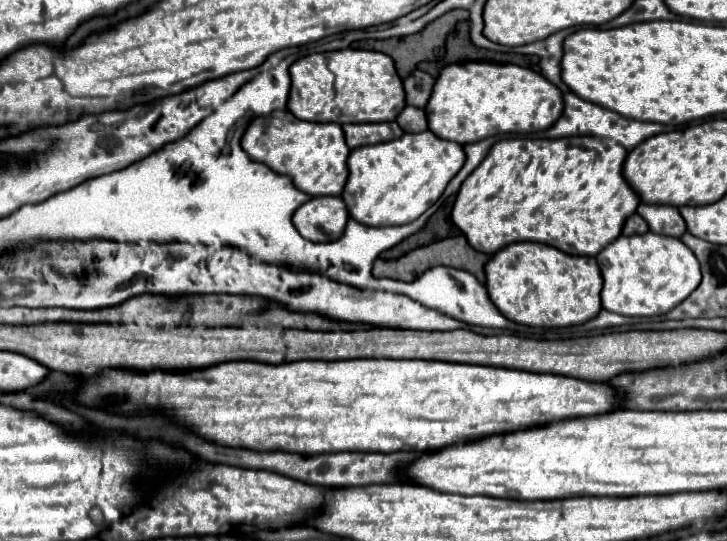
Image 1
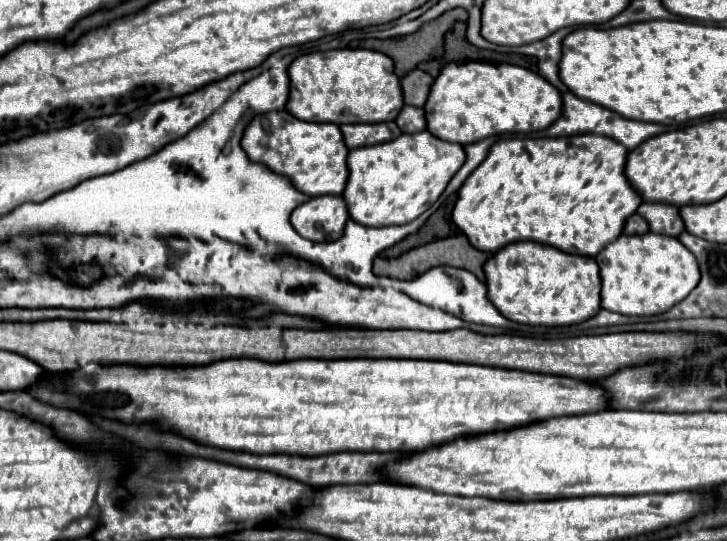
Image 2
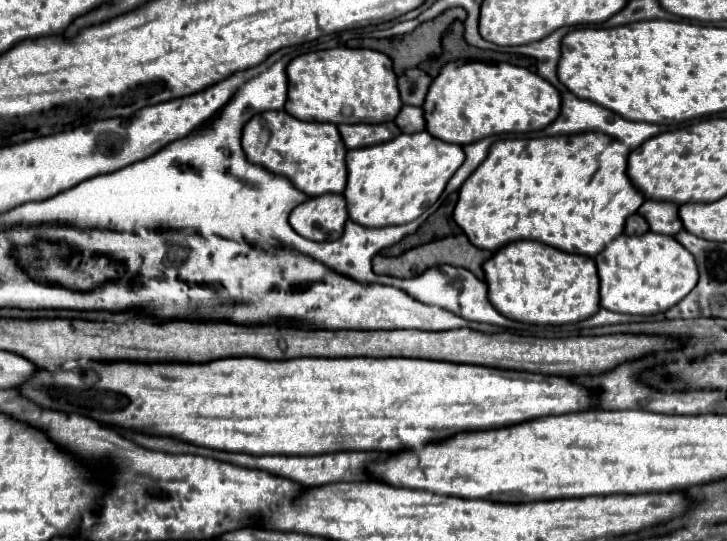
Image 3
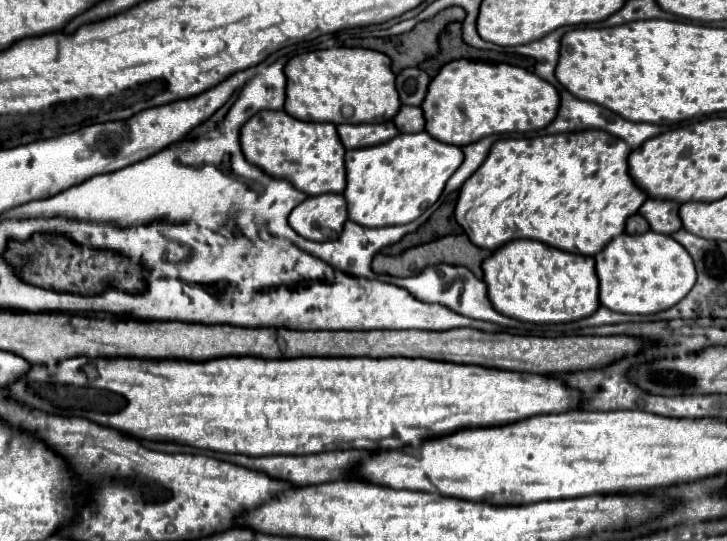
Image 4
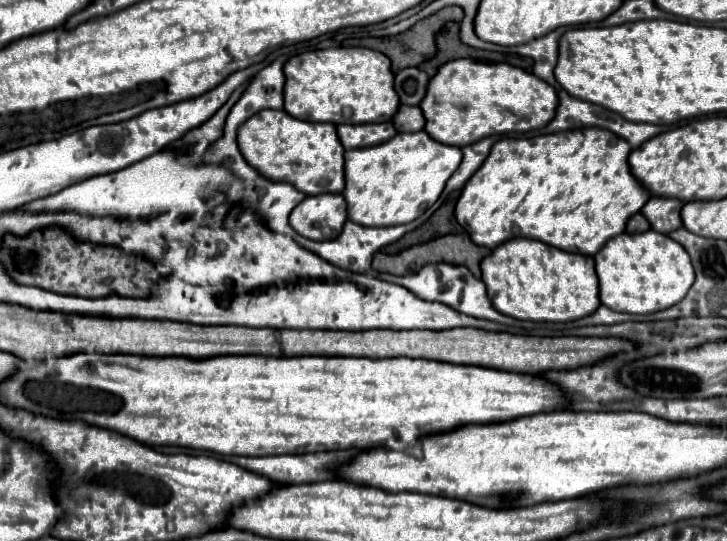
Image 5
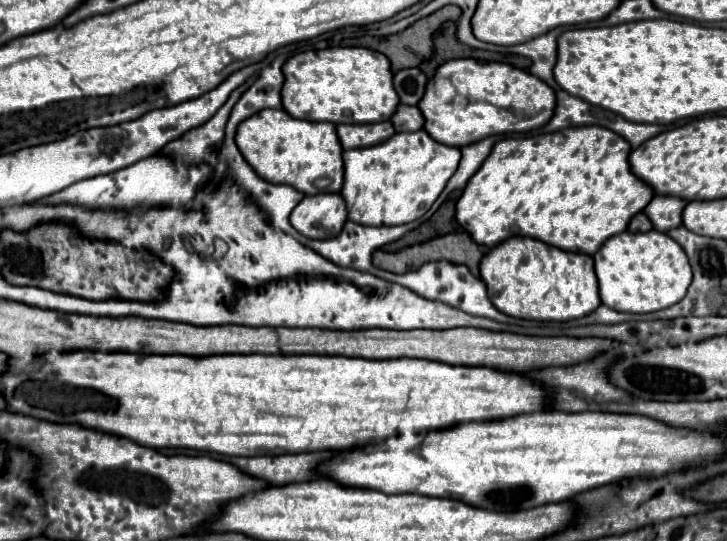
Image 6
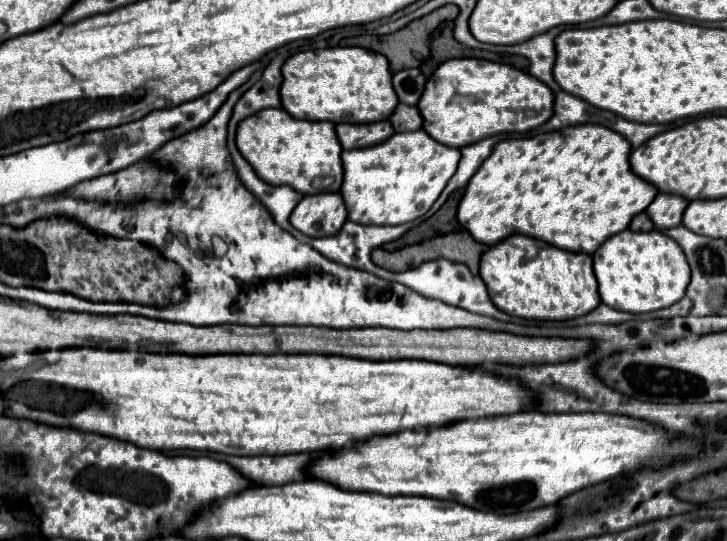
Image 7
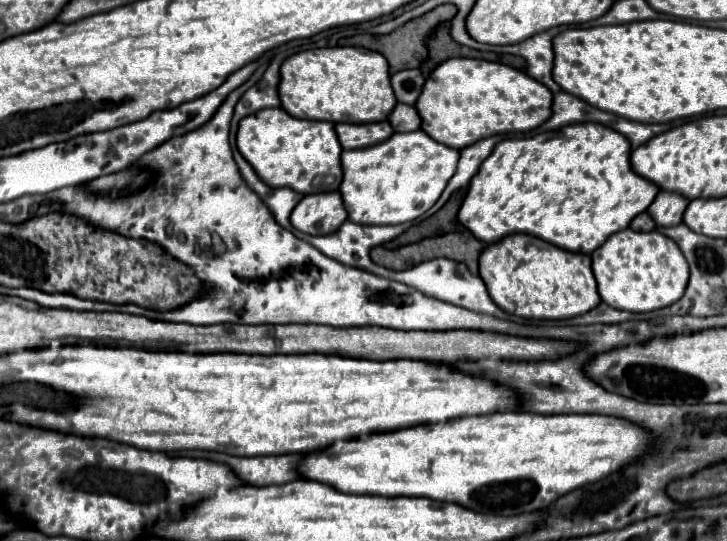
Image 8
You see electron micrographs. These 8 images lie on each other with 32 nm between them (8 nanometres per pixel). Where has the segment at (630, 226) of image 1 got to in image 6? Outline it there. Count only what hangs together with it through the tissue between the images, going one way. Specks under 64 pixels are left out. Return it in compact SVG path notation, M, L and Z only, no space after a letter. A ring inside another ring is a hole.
M636 214L632 220L630 220L630 224L628 224L628 230L630 232L648 232L648 230L652 230L654 226L652 226L652 222L648 220L648 216L646 214Z

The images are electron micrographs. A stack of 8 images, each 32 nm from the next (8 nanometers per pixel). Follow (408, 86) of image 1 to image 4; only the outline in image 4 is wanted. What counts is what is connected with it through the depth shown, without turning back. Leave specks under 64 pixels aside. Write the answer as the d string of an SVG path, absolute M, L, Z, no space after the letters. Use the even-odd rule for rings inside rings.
M404 68L396 76L396 90L400 94L400 102L408 106L420 106L430 84L430 76L420 68Z

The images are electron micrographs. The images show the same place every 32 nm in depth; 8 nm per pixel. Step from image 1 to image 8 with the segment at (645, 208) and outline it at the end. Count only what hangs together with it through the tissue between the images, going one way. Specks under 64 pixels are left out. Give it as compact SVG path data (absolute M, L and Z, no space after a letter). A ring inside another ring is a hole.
M658 192L654 202L650 204L648 212L658 226L676 226L682 222L682 214L688 206L688 198L674 194L674 192Z

